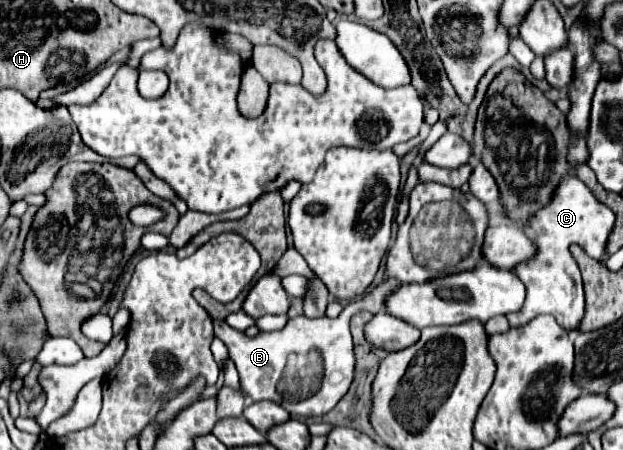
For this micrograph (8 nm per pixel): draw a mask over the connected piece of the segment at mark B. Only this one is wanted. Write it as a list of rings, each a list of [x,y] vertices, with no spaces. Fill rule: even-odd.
[[[388,279],[386,283],[380,283],[374,287],[370,293],[366,293],[362,299],[350,303],[344,307],[340,317],[328,319],[308,319],[308,317],[294,317],[288,321],[288,325],[280,331],[270,331],[270,333],[258,333],[256,337],[246,337],[244,333],[232,329],[224,321],[214,321],[214,331],[218,339],[226,343],[230,349],[230,357],[240,373],[242,381],[242,391],[252,399],[252,401],[274,401],[282,405],[290,415],[294,417],[318,417],[326,415],[330,409],[336,407],[336,403],[346,395],[352,377],[354,377],[354,347],[350,341],[350,317],[358,311],[386,311],[386,297],[396,289],[396,281]],[[316,349],[322,357],[322,379],[318,383],[318,389],[314,393],[306,395],[282,395],[282,389],[278,389],[278,383],[282,381],[282,371],[286,367],[286,357],[290,353],[308,353]]]

